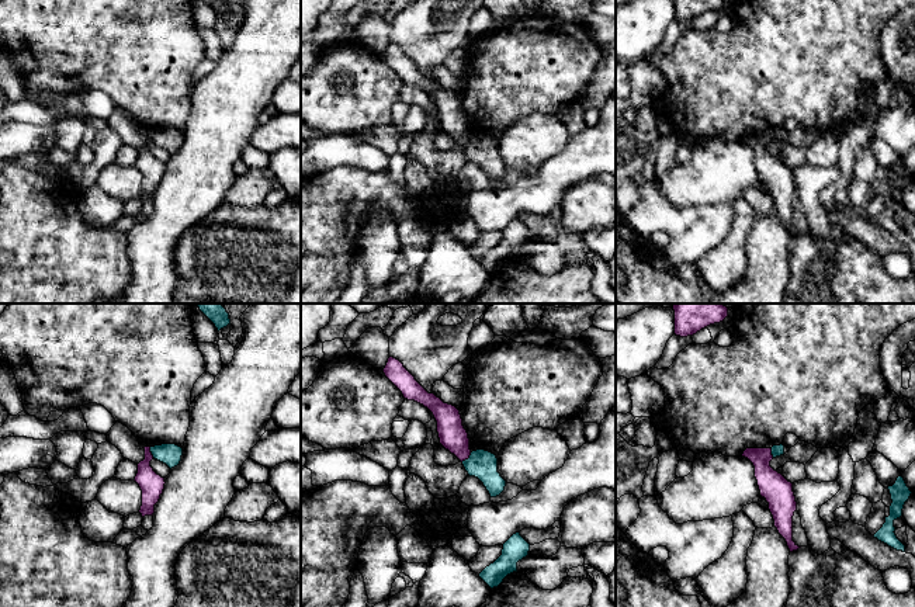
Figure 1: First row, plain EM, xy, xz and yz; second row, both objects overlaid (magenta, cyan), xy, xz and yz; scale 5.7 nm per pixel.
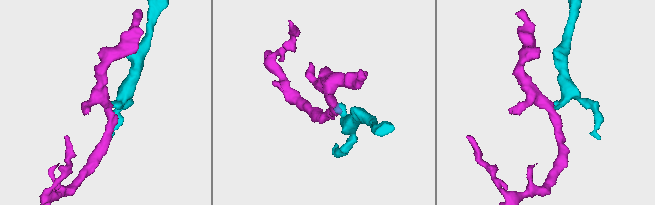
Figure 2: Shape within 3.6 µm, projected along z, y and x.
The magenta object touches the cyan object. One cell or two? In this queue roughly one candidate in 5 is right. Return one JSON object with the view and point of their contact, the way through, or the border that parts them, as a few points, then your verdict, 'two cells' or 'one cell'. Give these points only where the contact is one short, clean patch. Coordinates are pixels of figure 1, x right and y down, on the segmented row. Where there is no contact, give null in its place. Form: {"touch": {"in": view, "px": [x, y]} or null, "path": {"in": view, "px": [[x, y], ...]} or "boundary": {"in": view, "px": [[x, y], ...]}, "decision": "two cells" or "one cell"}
{"touch": {"in": "xz", "px": [467, 458]}, "boundary": {"in": "xz", "px": [[471, 453], [461, 461]]}, "decision": "two cells"}

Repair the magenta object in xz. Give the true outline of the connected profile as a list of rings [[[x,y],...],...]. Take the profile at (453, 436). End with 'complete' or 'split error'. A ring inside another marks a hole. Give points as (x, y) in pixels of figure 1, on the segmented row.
[[[389,357],[385,368],[385,377],[402,392],[408,400],[415,400],[427,407],[436,422],[440,444],[454,454],[461,462],[471,455],[468,433],[462,426],[460,410],[444,403],[434,393],[429,393],[403,364]]] | complete

